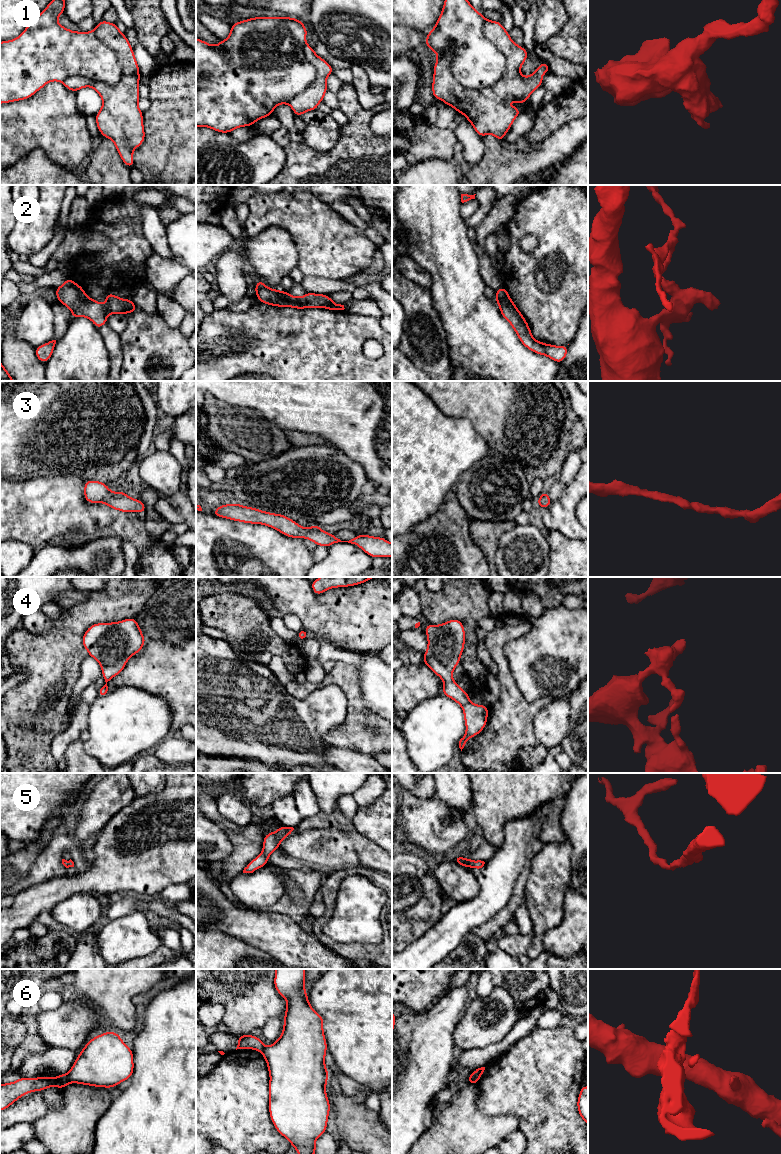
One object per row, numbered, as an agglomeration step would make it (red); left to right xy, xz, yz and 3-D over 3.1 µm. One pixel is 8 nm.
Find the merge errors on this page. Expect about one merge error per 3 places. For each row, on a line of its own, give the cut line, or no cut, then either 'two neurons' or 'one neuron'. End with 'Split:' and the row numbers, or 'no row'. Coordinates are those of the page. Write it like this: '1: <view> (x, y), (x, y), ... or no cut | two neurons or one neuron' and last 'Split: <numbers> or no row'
1: yz (487, 20), (484, 34), (505, 69), (492, 85), (469, 89) | two neurons
2: no cut | one neuron
3: no cut | one neuron
4: no cut | one neuron
5: no cut | one neuron
6: xy (66, 1074), (70, 1082) | two neurons
Split: 1, 6

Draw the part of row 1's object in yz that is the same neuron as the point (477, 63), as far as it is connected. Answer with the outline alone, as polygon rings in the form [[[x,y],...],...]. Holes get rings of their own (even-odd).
[[[444,0],[438,21],[424,42],[437,57],[454,48],[451,71],[469,89],[493,86],[506,68],[504,55],[484,34],[486,21],[468,0]]]

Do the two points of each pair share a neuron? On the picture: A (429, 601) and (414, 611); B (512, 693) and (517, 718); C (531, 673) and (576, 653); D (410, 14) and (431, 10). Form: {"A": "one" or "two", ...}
{"A": "two", "B": "one", "C": "one", "D": "one"}

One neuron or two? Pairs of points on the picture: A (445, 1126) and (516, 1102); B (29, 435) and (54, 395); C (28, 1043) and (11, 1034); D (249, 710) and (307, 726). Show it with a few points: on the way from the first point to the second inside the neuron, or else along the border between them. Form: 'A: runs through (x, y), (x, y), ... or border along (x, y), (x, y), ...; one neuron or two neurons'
A: border along (478, 1090), (477, 1107), (482, 1112), (507, 1113); two neurons
B: runs through (39, 425), (54, 410), (54, 405); one neuron
C: border along (17, 1017), (26, 1027), (26, 1036), (10, 1060); two neurons
D: runs through (263, 721), (270, 726), (293, 726); one neuron

